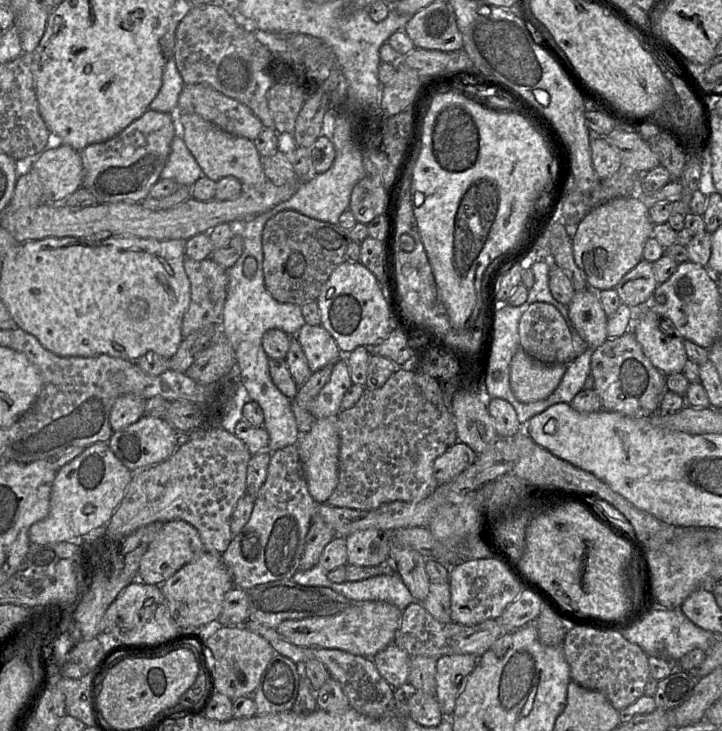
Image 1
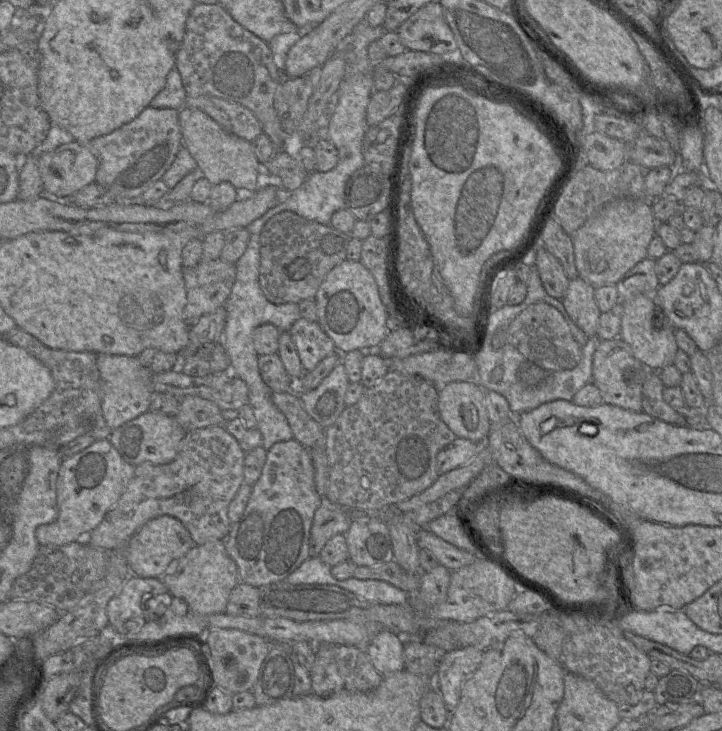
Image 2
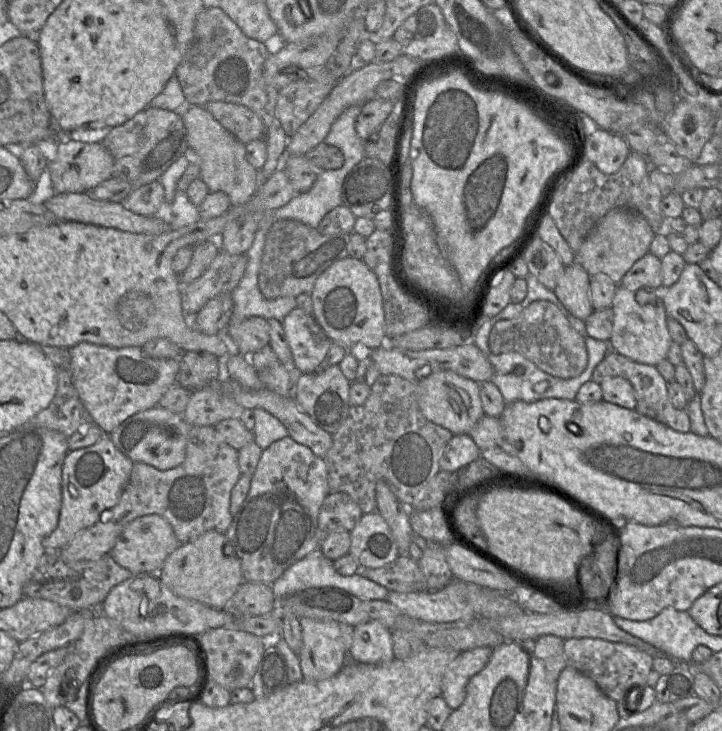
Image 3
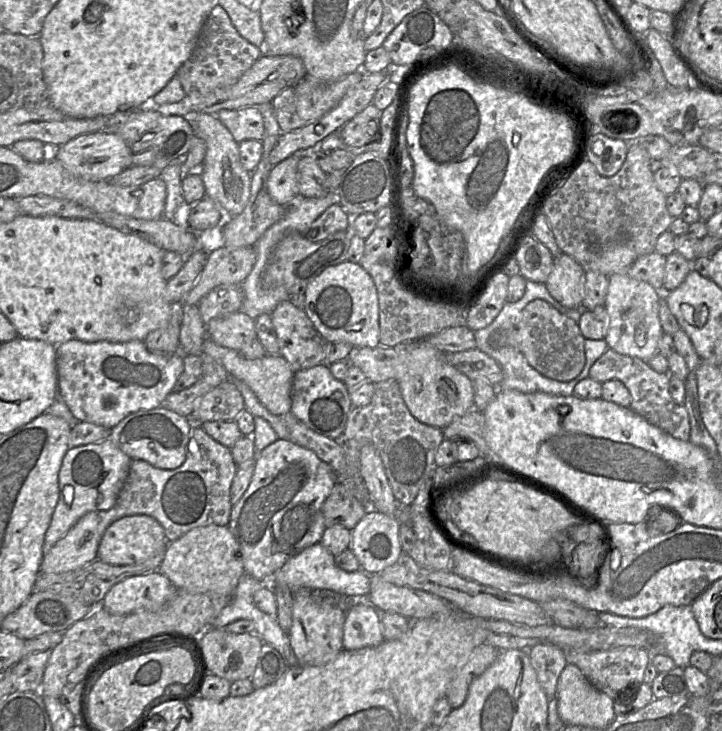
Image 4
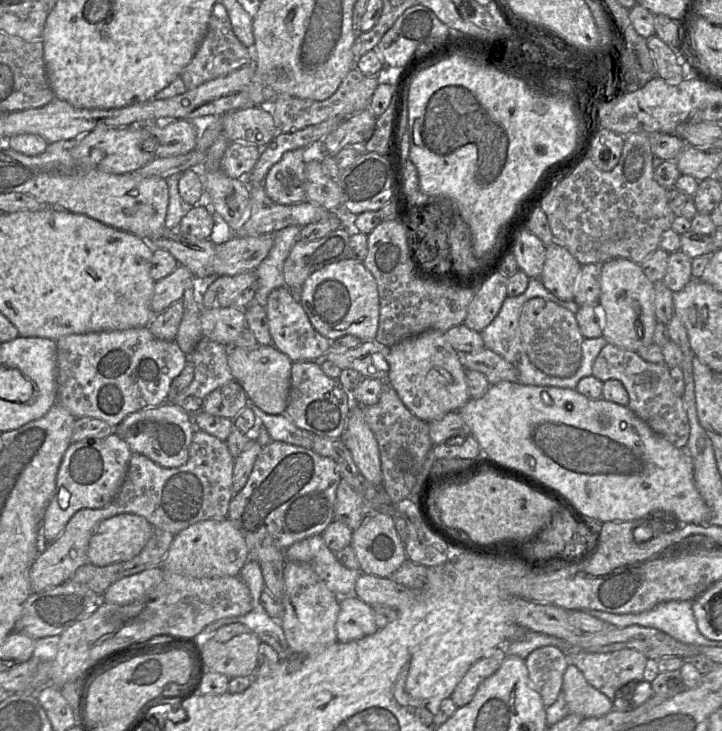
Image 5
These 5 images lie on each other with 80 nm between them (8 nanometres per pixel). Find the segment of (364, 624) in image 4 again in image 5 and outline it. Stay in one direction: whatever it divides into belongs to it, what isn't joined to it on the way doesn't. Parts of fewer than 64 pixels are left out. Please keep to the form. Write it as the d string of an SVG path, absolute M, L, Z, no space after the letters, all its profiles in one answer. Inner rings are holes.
M357 597L342 598L336 620L337 640L347 643L374 634L378 627L372 607Z

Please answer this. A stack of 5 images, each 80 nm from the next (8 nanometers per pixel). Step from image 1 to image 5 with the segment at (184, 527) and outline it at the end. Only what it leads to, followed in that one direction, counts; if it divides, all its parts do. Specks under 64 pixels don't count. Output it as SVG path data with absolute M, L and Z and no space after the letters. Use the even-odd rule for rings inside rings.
M122 513L101 521L89 541L88 562L96 566L127 561L138 555L154 531L143 516Z

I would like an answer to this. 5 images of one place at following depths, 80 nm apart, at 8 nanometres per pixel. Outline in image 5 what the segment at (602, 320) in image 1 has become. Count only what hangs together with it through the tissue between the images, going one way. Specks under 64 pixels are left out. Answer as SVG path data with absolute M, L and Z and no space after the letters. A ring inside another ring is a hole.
M553 242L546 246L545 261L539 279L554 296L571 301L581 267L565 247Z

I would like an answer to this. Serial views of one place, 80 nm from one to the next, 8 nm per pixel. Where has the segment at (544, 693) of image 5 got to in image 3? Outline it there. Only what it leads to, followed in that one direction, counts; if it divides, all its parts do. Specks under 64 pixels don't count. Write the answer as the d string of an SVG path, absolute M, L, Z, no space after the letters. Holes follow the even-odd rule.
M545 635L532 642L534 655L543 662L546 671L556 681L561 671L567 666L563 641L559 637Z

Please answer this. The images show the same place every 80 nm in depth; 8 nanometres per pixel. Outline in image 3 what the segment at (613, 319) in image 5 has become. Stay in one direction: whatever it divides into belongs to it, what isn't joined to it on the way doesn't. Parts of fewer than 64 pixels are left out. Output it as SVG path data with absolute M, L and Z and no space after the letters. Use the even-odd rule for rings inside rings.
M617 286L611 308L614 312L610 349L635 362L656 366L667 359L671 337L661 291L649 288L628 290Z

